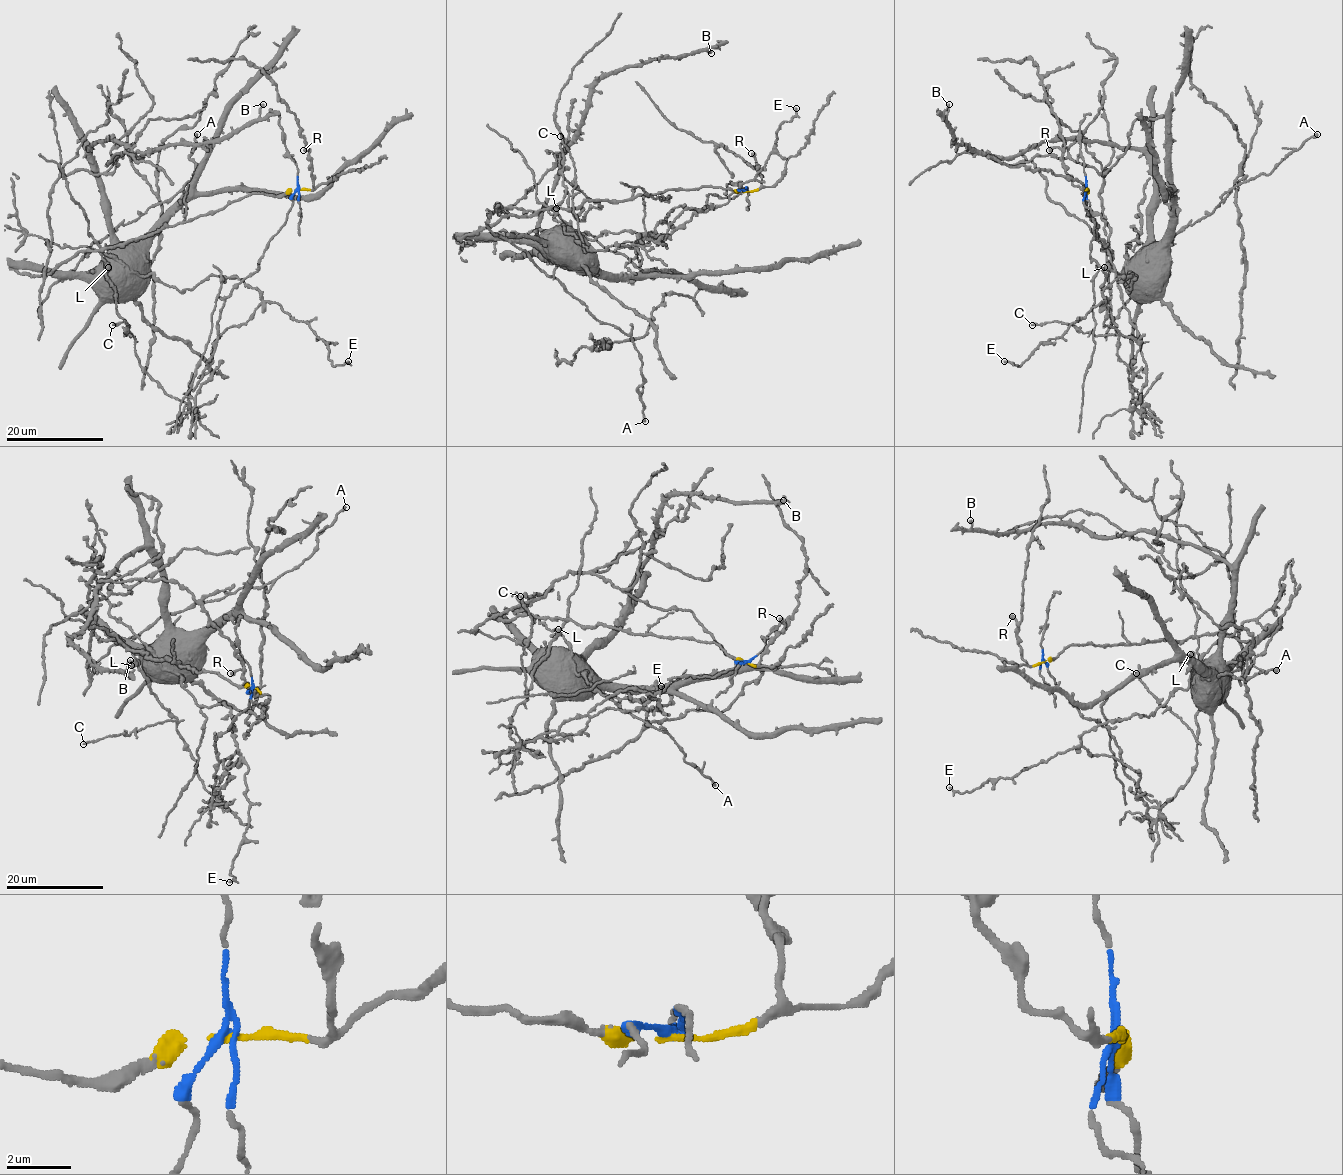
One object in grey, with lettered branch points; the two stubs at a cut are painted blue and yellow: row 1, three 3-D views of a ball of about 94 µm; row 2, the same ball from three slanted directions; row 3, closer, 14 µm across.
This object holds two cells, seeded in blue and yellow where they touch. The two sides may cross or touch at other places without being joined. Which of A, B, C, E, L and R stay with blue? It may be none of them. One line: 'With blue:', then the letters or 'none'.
With blue: C, E, L

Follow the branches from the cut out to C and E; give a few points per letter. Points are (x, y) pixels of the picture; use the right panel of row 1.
C: (1087, 189), (1090, 257), (1106, 274), (1117, 356), (1140, 403), (1140, 341), (1032, 325)
E: (1087, 189), (1090, 257), (1106, 274), (1102, 296), (1119, 335), (1104, 324), (1101, 302), (1020, 365), (1004, 360)

